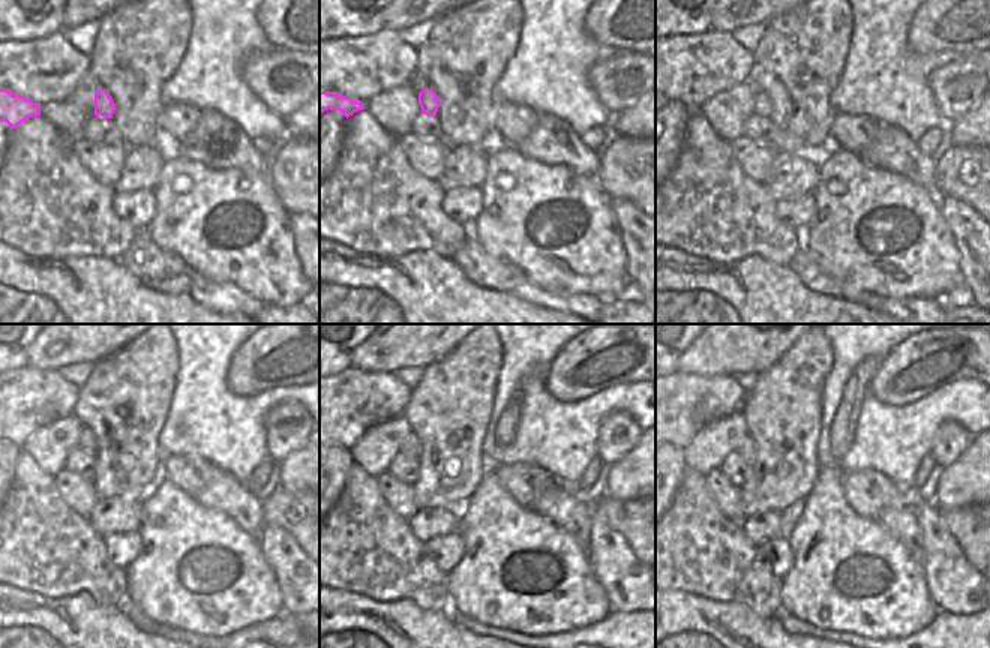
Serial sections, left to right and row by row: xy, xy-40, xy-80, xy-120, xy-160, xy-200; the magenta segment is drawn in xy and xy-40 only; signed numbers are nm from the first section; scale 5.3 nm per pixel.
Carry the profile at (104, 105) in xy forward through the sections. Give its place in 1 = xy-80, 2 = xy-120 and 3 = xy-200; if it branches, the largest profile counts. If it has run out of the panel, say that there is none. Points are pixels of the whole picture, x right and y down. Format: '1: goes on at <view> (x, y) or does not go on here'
1: goes on at xy-80 (762, 107)
2: goes on at xy-120 (87, 443)
3: goes on at xy-200 (746, 449)

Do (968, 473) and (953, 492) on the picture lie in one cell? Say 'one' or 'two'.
one

